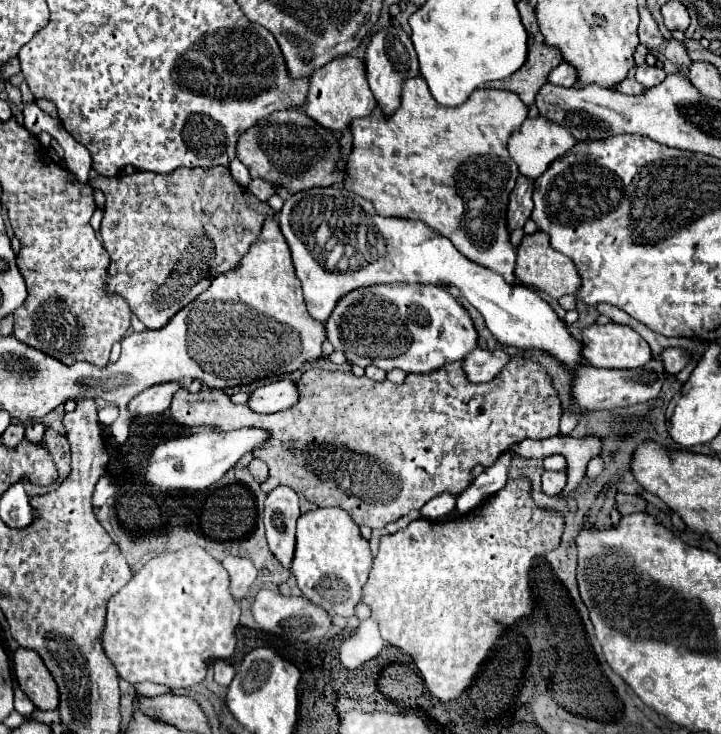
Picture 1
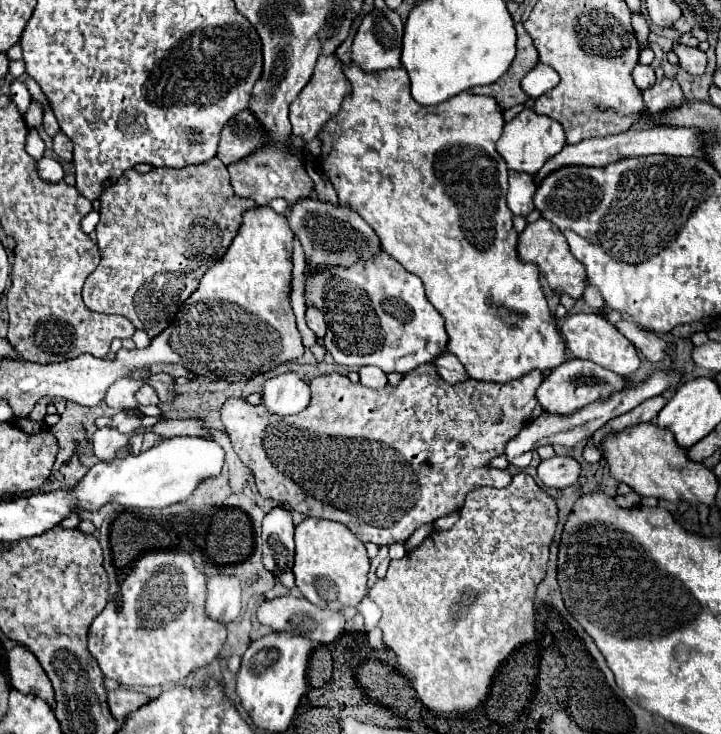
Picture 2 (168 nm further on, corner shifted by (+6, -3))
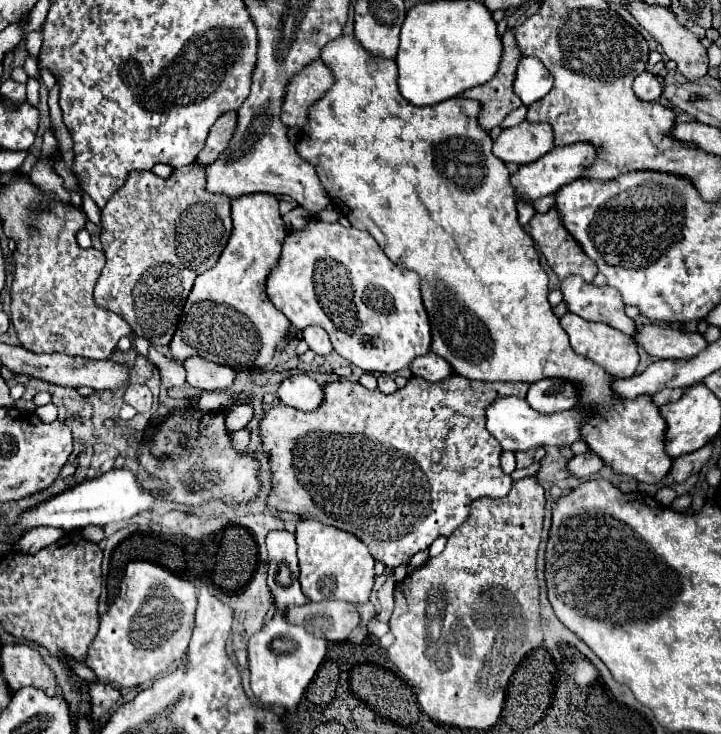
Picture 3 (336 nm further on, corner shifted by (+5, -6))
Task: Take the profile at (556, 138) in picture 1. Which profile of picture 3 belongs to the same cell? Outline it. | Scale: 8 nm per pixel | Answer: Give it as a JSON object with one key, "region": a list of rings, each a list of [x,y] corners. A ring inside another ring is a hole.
{"region":[[[522,121],[520,125],[514,125],[510,129],[504,129],[500,133],[500,137],[494,141],[494,155],[498,159],[502,159],[504,163],[512,161],[518,165],[526,165],[532,163],[540,157],[544,157],[548,151],[552,151],[554,143],[552,143],[552,129],[546,123],[530,123],[530,121]]]}

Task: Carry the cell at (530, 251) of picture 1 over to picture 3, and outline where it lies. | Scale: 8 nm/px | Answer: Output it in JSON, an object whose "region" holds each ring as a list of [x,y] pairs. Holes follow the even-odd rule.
{"region":[[[550,207],[546,213],[536,213],[528,223],[530,237],[540,247],[548,265],[556,271],[558,279],[566,275],[580,275],[586,283],[592,283],[598,269],[592,259],[572,241],[572,235],[560,225],[560,213]]]}

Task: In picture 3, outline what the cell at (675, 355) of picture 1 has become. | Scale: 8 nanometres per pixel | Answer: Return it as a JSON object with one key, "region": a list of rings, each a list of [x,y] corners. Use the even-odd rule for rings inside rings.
{"region":[[[568,275],[560,283],[560,291],[564,293],[564,303],[572,313],[588,321],[602,321],[624,333],[634,331],[634,321],[626,315],[624,301],[620,301],[616,289],[608,285],[596,287],[578,275]]]}

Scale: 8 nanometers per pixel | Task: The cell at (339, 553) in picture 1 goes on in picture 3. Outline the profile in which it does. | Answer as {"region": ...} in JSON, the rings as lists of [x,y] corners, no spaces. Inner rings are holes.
{"region":[[[300,521],[296,527],[296,545],[300,559],[300,585],[310,601],[342,599],[366,603],[374,585],[374,559],[368,547],[352,533],[322,525],[320,521]]]}

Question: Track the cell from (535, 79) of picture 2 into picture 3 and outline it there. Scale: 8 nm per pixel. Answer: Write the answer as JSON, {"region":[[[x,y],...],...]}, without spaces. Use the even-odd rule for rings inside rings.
{"region":[[[530,55],[520,57],[514,79],[514,93],[522,99],[522,105],[532,105],[534,101],[542,99],[552,89],[552,81],[552,75],[540,59]]]}

